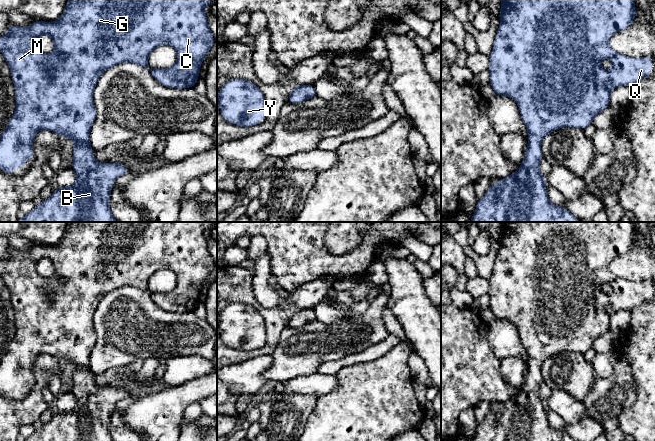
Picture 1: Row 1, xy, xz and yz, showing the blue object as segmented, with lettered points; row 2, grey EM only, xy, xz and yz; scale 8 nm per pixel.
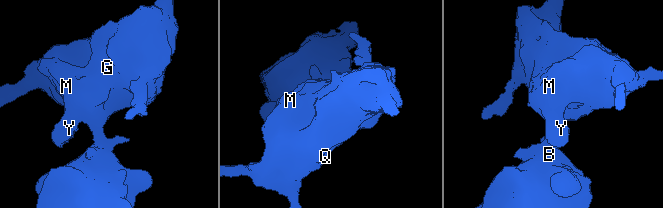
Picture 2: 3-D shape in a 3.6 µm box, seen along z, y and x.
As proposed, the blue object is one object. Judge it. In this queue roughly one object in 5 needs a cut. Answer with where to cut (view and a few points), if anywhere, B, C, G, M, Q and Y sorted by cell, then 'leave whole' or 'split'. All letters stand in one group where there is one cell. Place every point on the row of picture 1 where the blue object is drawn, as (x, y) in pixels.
cut none; groups B C G M Q Y; leave whole

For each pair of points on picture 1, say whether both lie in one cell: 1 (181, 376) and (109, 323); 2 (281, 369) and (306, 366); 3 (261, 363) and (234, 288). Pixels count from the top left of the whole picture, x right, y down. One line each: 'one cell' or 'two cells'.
1: two cells
2: one cell
3: two cells

